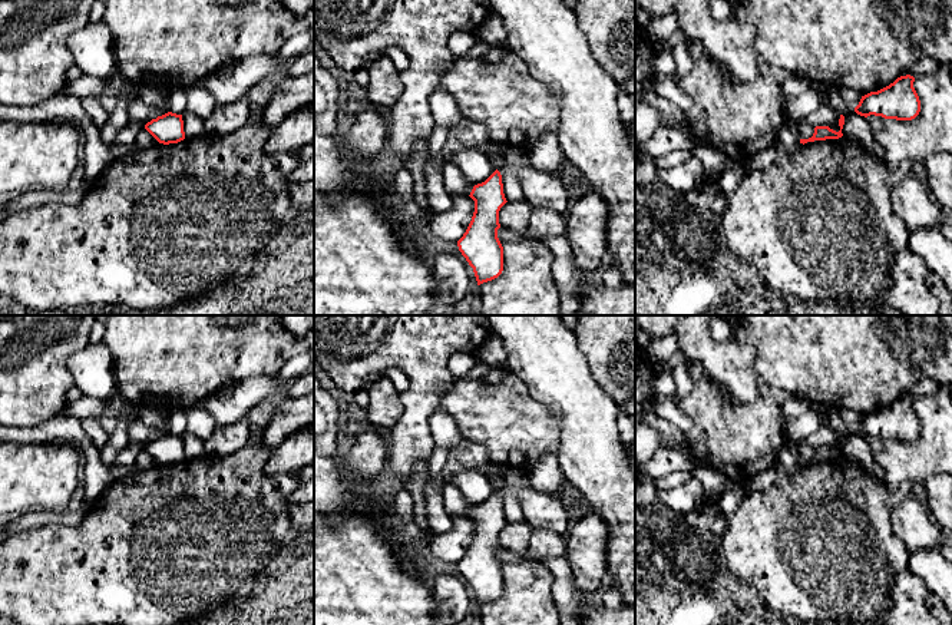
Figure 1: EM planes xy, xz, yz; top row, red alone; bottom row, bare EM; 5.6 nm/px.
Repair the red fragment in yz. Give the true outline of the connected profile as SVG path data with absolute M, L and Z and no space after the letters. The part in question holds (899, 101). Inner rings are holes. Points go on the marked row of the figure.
M910 75L898 77L889 86L862 96L855 112L860 116L882 116L885 119L912 120L920 112L920 100Z

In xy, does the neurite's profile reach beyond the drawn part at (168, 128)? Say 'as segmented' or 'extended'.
as segmented

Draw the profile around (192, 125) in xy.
M184 112L182 120L184 120L184 132L186 139L205 135L204 120L199 119L196 115Z

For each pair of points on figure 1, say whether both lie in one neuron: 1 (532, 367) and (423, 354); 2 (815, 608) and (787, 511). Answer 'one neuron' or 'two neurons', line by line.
1: two neurons
2: one neuron

